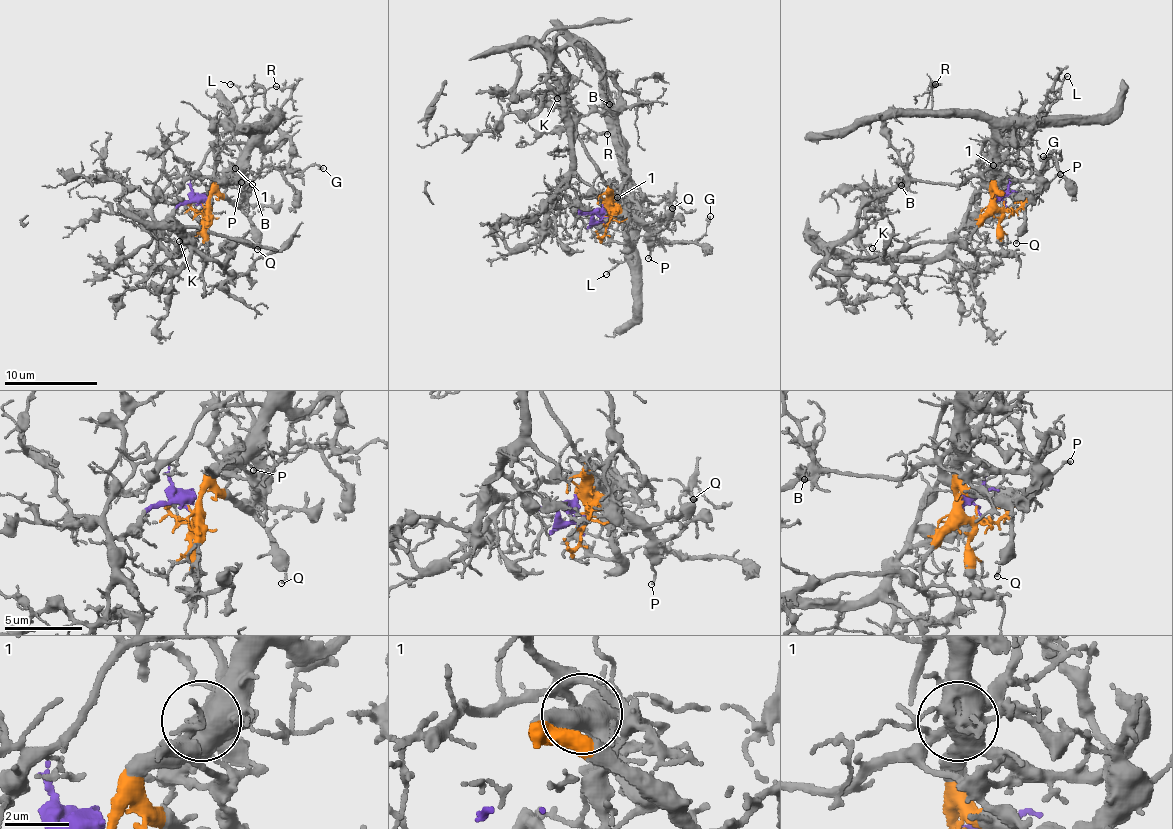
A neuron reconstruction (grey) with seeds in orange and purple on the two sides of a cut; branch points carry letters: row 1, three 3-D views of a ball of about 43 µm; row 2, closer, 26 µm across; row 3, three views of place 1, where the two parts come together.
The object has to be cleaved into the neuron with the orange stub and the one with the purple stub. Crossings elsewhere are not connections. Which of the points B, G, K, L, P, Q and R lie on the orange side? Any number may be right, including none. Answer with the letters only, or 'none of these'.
G, L, P, Q, R

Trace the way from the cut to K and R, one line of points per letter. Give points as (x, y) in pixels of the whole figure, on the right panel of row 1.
K: (1005, 205), (992, 202), (989, 211), (961, 228), (939, 256), (890, 257), (872, 248)
R: (1003, 205), (995, 202), (994, 135), (988, 122), (964, 115), (939, 115), (932, 106), (936, 84)

